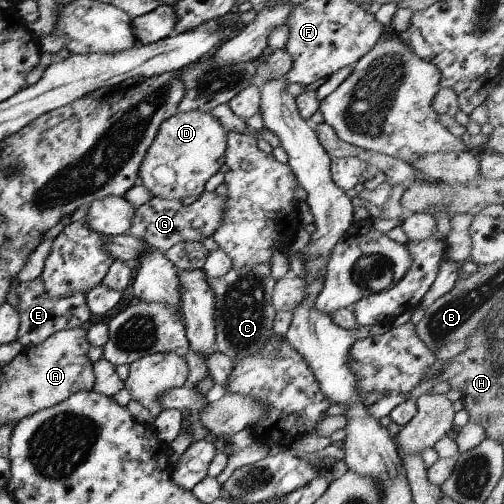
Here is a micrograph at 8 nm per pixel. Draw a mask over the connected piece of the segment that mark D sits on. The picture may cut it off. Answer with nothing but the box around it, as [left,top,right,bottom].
[137,111,226,201]

